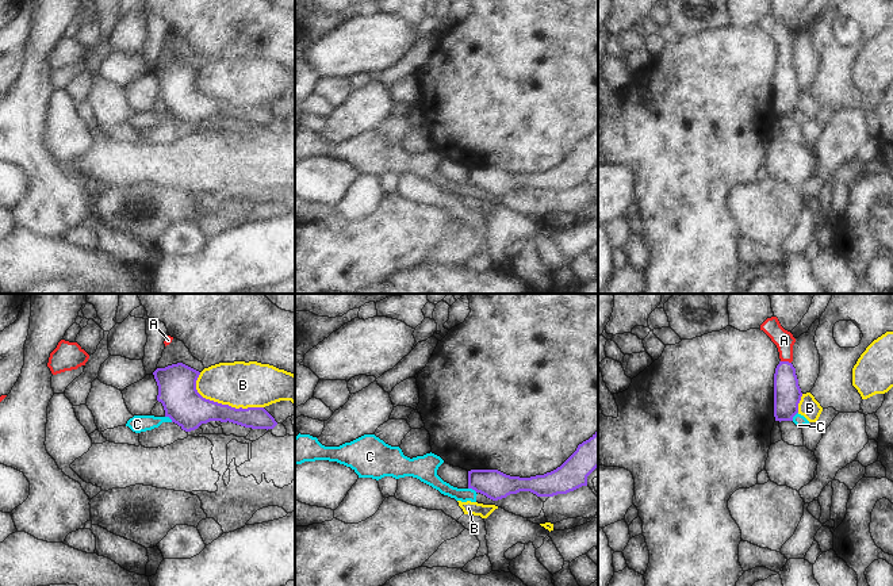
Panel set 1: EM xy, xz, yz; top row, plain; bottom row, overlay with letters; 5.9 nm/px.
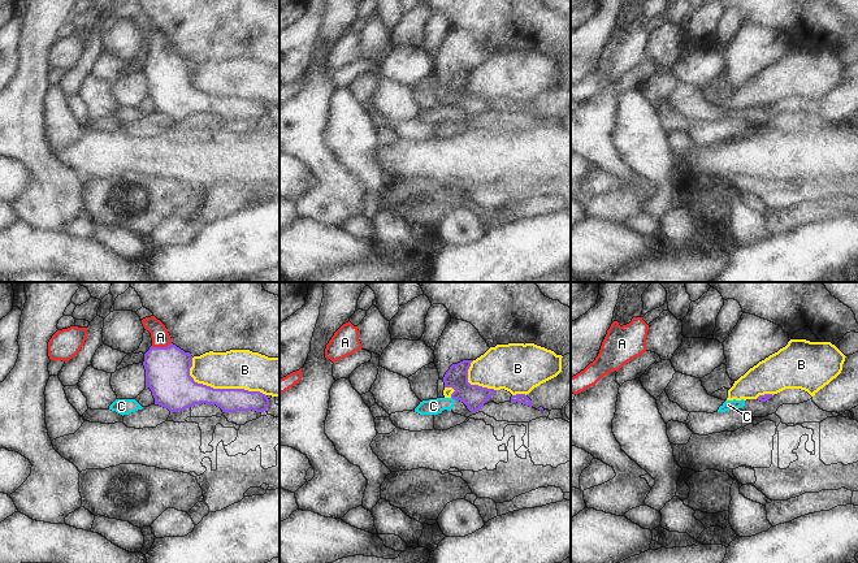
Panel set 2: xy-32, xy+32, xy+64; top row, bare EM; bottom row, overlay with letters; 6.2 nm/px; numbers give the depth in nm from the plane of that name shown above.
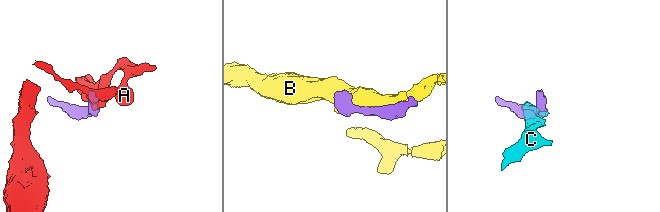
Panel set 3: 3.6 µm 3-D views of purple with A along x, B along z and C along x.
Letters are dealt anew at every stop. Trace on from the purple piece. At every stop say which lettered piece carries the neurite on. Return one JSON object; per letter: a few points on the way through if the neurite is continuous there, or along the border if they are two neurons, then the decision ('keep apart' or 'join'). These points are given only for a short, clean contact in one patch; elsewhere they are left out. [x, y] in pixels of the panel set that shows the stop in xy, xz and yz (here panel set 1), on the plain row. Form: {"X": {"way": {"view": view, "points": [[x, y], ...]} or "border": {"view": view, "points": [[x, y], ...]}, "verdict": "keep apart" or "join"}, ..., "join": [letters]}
{"A": {"way": {"view": "yz", "points": [[788, 91], [786, 58], [784, 37]]}, "verdict": "join"}, "B": {"verdict": "keep apart"}, "C": {"border": {"view": "xy", "points": [[165, 113], [172, 118]]}, "verdict": "keep apart"}, "join": ["A"]}

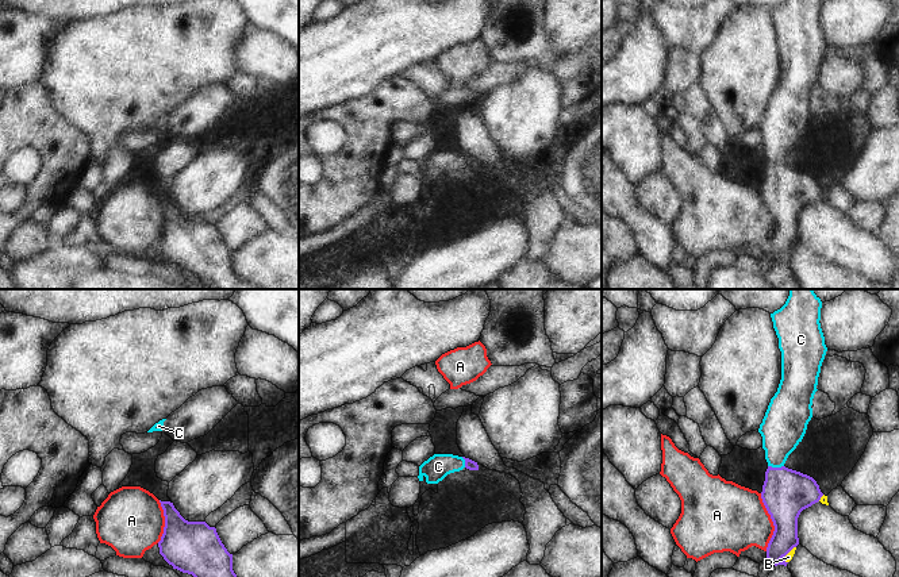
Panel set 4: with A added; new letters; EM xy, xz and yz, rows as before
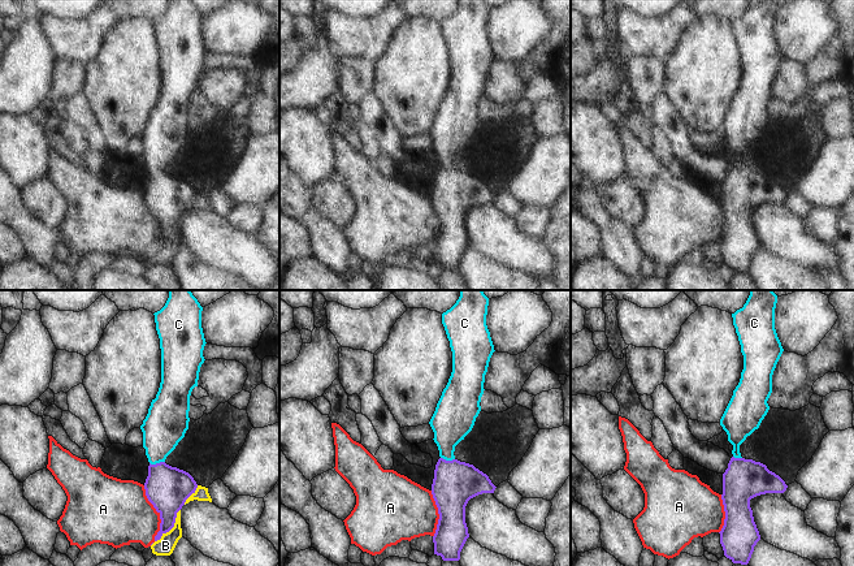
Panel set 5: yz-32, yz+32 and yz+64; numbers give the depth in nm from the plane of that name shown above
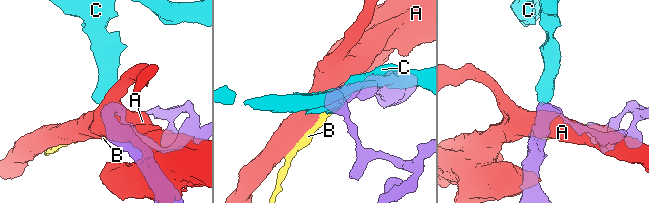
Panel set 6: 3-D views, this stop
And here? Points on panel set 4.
{"A": {"verdict": "keep apart"}, "B": {"verdict": "keep apart"}, "C": {"way": {"view": "yz", "points": [[786, 189], [776, 172], [776, 165], [776, 147], [783, 124]]}, "verdict": "join"}, "join": ["C"]}

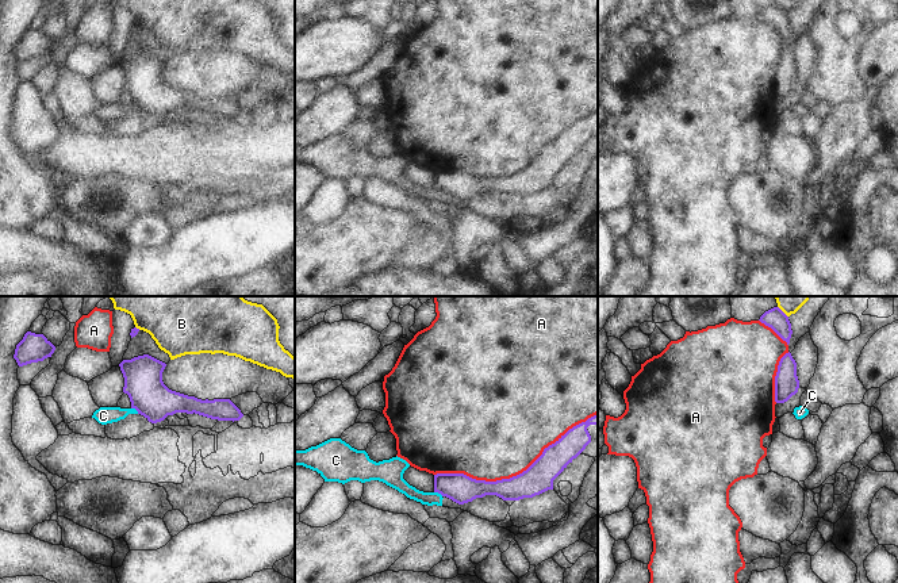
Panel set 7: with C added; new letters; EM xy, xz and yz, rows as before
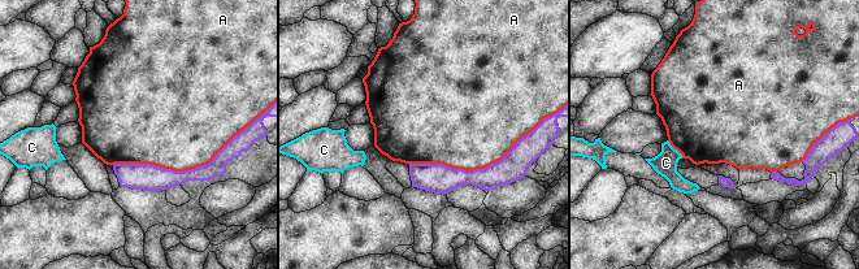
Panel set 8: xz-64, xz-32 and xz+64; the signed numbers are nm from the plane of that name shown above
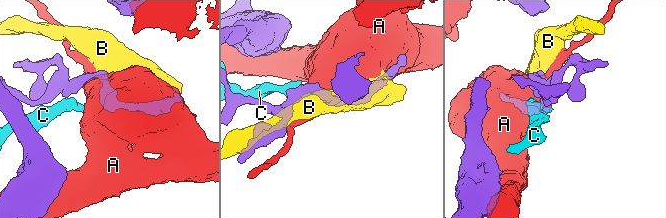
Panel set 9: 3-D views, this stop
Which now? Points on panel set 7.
{"A": {"verdict": "keep apart"}, "B": {"border": {"view": "yz", "points": [[778, 3], [787, 14]]}, "verdict": "keep apart"}, "C": {"border": {"view": "xy", "points": [[131, 104], [138, 110]]}, "verdict": "keep apart"}, "join": []}

